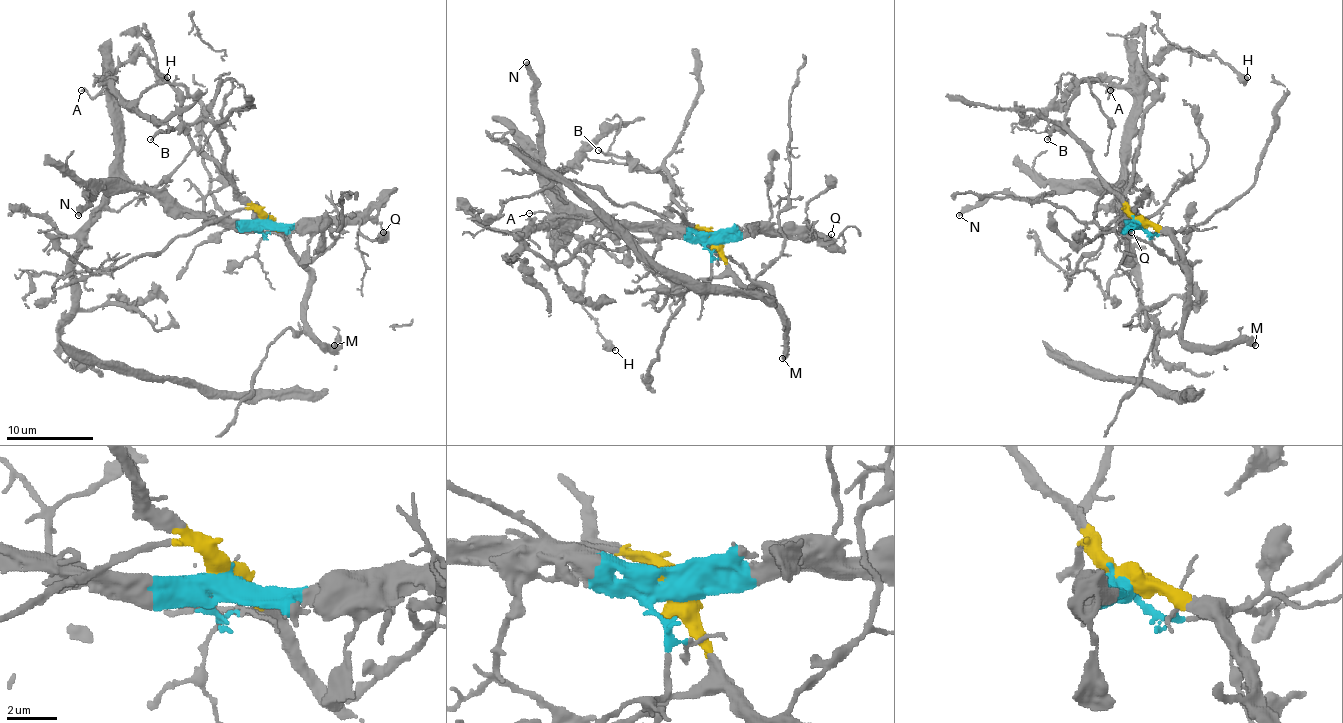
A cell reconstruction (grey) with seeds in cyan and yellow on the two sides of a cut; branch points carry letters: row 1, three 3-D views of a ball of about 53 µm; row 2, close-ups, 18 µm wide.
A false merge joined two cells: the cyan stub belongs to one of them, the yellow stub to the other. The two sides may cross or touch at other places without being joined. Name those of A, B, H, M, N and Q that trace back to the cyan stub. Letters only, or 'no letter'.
A, H, N, Q

